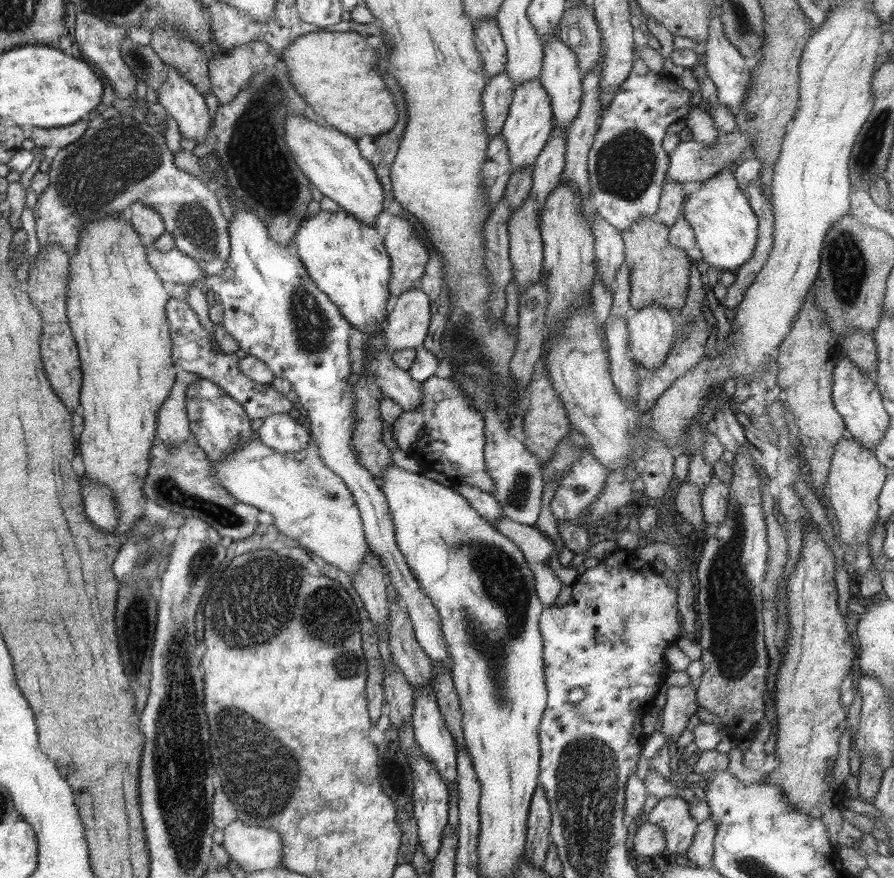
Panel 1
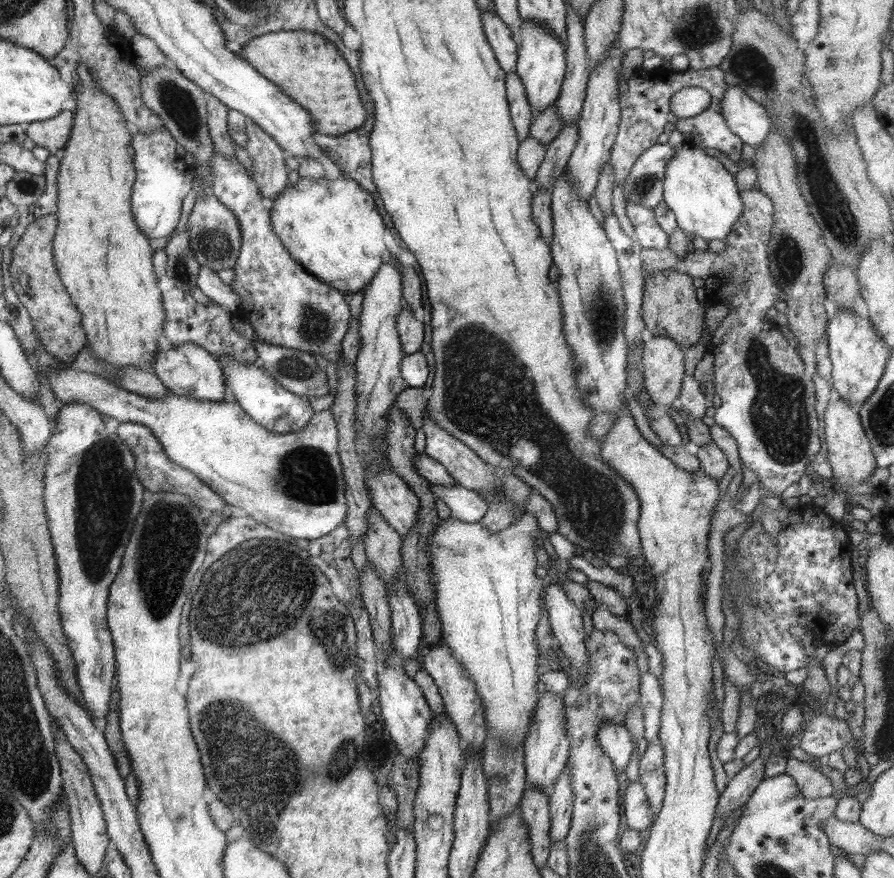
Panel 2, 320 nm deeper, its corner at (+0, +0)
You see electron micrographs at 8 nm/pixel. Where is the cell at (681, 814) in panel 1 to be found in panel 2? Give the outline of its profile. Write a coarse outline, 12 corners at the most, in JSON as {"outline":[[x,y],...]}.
{"outline":[[628,781],[622,806],[628,829],[651,829],[651,814],[643,785]]}

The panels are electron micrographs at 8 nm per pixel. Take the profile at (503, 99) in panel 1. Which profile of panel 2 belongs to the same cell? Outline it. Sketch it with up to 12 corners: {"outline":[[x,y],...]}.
{"outline":[[481,13],[481,23],[502,70],[514,74],[517,44],[498,15]]}

